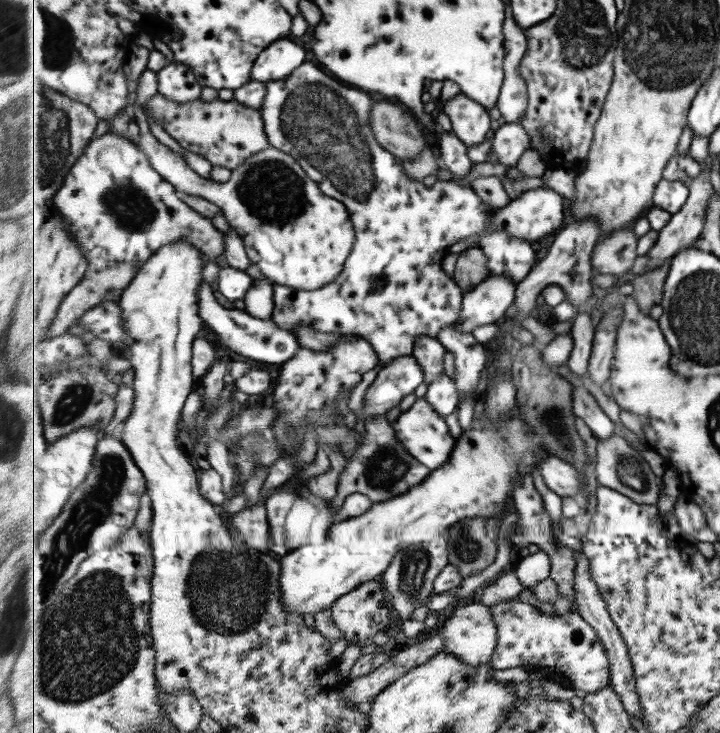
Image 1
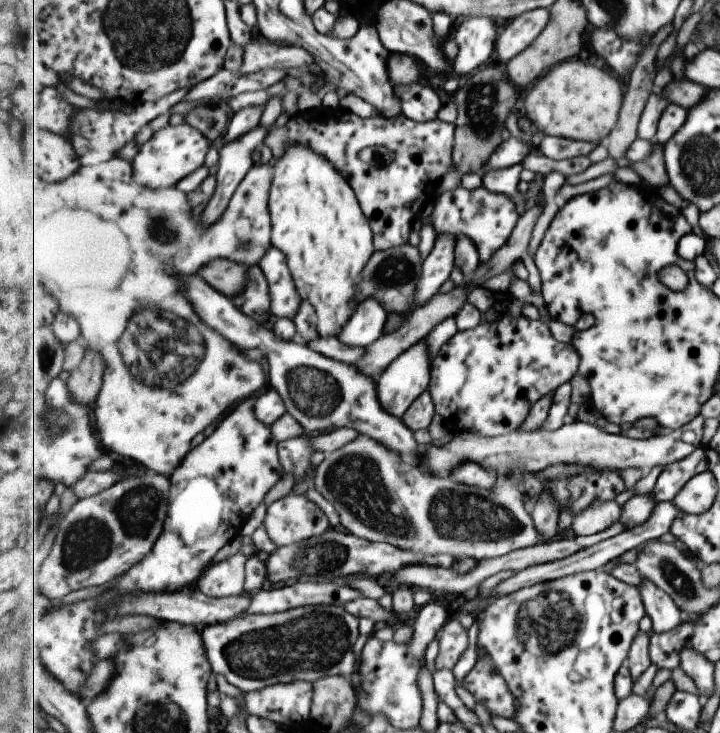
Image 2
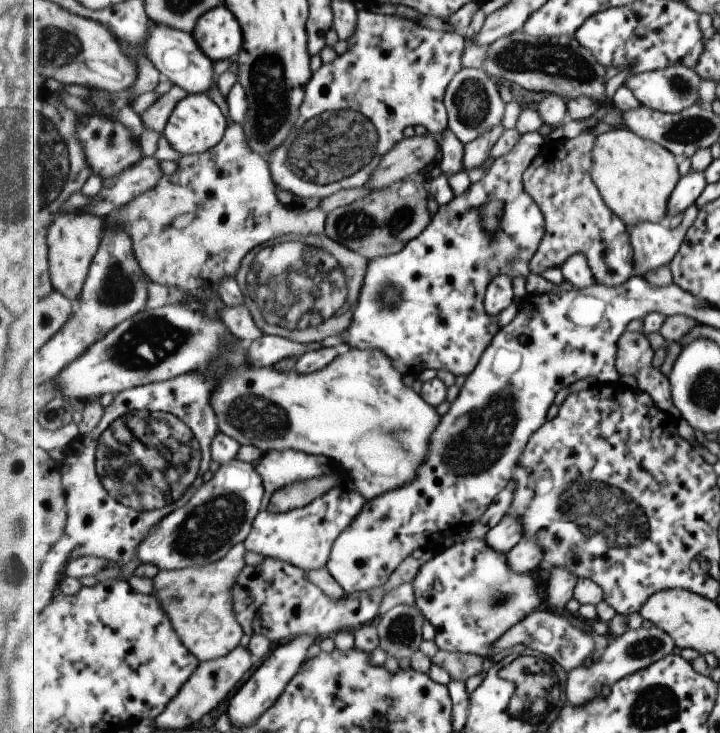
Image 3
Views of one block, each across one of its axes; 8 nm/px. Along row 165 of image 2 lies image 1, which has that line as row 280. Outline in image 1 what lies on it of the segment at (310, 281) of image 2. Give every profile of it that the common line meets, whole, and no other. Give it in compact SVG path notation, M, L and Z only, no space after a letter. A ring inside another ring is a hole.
M138 42L133 46L124 66L130 95L125 112L107 118L109 133L137 143L147 153L151 166L163 175L178 192L205 197L221 207L230 227L241 234L248 257L261 273L277 284L297 290L317 290L332 283L345 269L354 250L357 232L351 221L350 209L337 198L327 196L295 157L269 147L245 160L233 171L229 182L206 179L189 168L183 155L161 144L149 130L147 112L137 105L137 82L148 69L151 46Z

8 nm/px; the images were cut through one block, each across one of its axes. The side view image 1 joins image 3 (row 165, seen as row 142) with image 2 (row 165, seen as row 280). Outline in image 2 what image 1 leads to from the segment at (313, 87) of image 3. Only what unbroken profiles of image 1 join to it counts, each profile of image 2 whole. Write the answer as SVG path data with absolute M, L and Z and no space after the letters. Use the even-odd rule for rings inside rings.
M323 106L313 110L306 110L305 112L298 110L298 112L291 116L287 120L287 124L281 128L272 129L272 133L268 136L267 145L272 151L273 158L272 161L280 159L285 153L286 150L290 148L291 145L303 145L309 146L317 154L324 156L329 162L333 163L333 166L340 171L343 176L350 182L350 185L353 187L355 194L358 195L359 204L362 206L363 212L366 214L366 217L370 219L370 225L374 231L374 241L377 251L384 251L387 249L394 249L395 247L406 245L409 242L409 236L411 236L411 228L413 228L413 222L417 220L417 216L421 216L425 204L429 200L433 200L437 196L437 190L441 186L441 182L444 182L444 176L455 170L454 166L454 142L455 142L455 130L456 126L454 124L449 124L442 122L439 119L435 119L429 122L420 123L414 121L413 119L407 118L404 114L396 116L395 118L389 118L385 115L377 114L368 118L361 118L345 108L330 108ZM519 163L505 170L486 172L481 175L481 184L490 192L509 195L515 201L521 215L525 212L525 202L523 202L523 195L517 190L517 184L521 180L523 168L524 166Z

